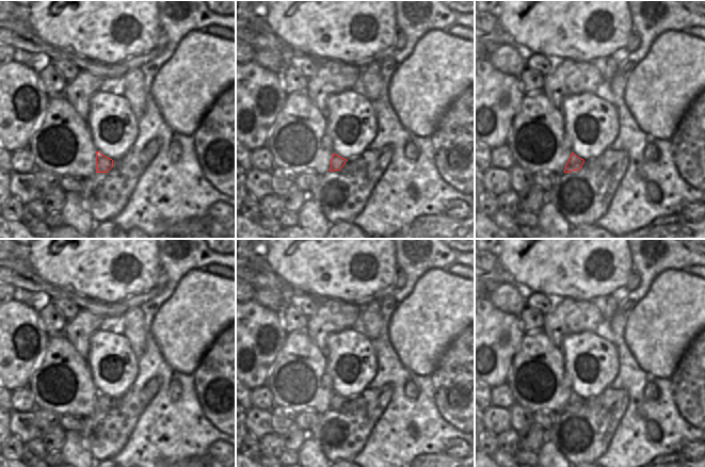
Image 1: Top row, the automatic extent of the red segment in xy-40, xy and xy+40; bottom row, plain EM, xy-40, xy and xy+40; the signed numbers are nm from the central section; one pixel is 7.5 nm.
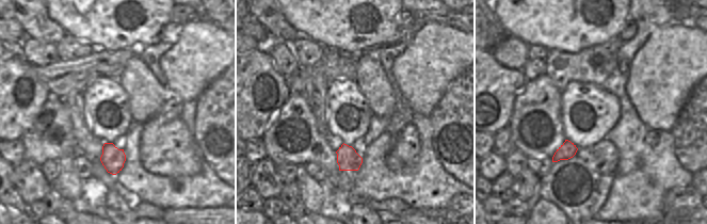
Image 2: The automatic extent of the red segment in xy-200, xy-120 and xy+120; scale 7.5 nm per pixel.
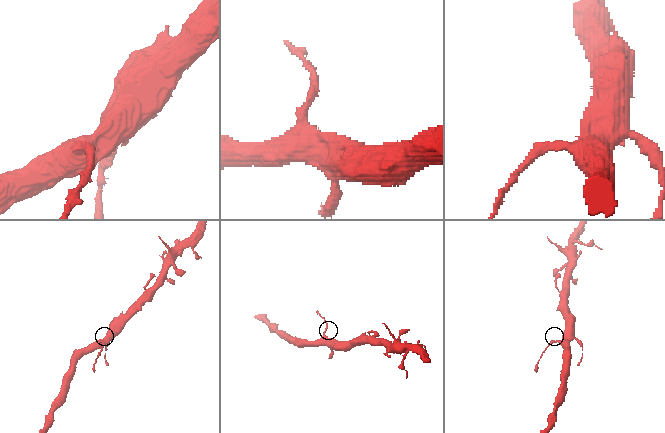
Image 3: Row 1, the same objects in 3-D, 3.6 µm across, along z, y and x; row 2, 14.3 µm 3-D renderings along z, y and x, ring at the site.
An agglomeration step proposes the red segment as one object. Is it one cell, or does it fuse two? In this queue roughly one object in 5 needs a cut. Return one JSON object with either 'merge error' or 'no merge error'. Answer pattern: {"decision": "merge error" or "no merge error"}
{"decision": "no merge error"}

